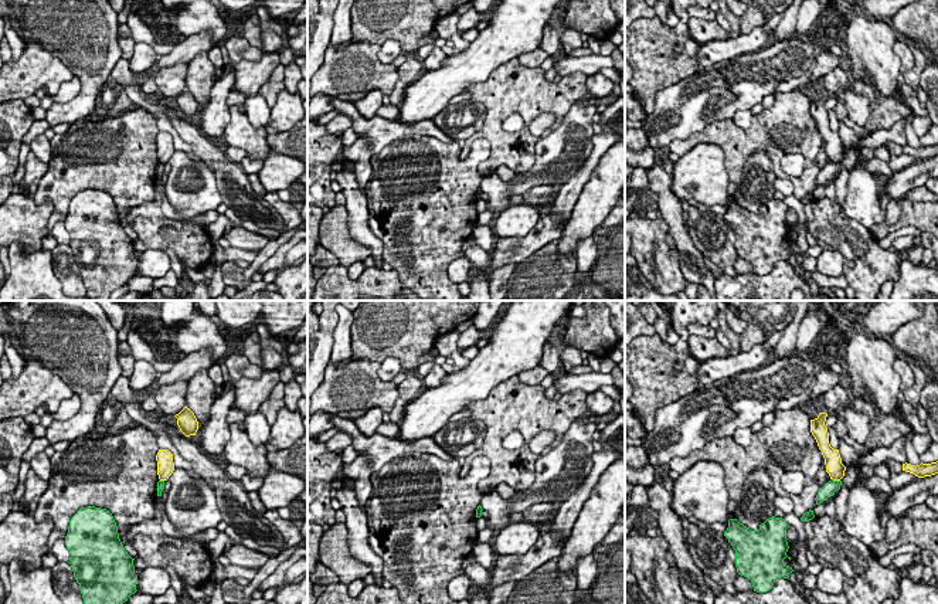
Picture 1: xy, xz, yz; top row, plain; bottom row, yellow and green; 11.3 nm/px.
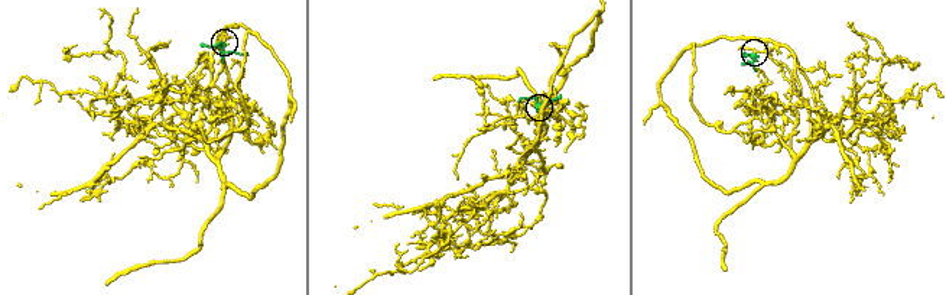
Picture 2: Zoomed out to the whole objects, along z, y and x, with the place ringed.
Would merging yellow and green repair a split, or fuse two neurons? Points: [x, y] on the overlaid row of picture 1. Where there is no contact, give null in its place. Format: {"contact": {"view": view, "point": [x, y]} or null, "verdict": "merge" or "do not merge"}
{"contact": {"view": "yz", "point": [836, 479]}, "verdict": "do not merge"}

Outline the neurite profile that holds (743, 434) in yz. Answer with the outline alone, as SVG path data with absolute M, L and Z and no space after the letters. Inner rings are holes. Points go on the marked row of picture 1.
M738 427L733 435L733 440L742 447L748 447L751 444L751 435L751 427Z

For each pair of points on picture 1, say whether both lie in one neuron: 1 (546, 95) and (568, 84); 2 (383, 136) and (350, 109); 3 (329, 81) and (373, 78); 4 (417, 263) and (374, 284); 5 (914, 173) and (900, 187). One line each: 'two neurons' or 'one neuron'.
1: one neuron
2: one neuron
3: one neuron
4: two neurons
5: one neuron

